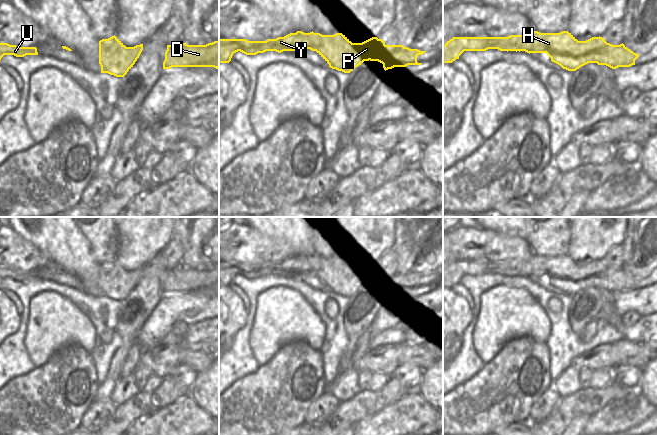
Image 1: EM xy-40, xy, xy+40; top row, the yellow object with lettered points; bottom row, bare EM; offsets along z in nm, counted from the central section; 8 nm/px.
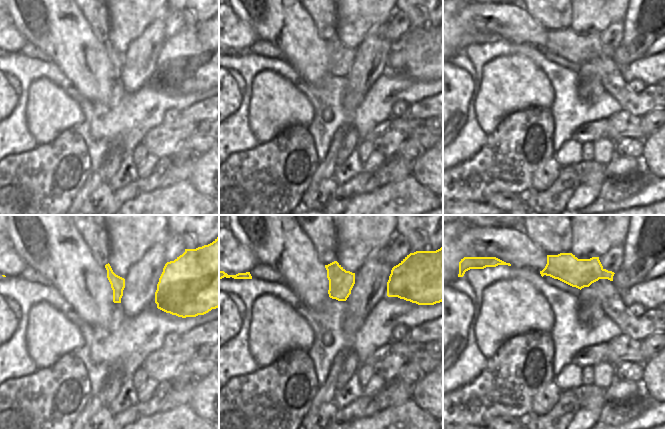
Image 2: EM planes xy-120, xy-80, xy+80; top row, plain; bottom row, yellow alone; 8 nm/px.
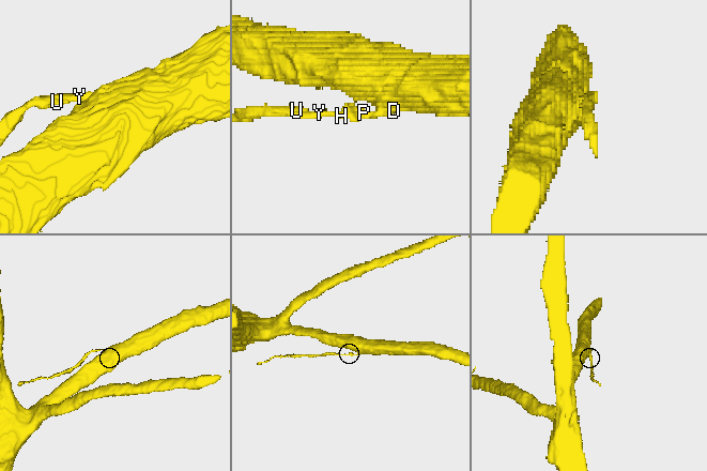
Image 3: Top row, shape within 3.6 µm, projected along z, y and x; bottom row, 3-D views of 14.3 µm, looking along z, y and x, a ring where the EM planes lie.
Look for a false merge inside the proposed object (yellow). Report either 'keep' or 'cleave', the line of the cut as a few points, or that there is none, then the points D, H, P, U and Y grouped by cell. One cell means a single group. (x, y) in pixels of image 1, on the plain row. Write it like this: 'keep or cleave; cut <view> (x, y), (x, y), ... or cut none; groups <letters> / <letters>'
cleave; cut xy+40 (607, 267), (601, 272), (597, 287); groups D / H P U Y

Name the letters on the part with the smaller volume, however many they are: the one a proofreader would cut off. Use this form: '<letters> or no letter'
H, P, U, Y

